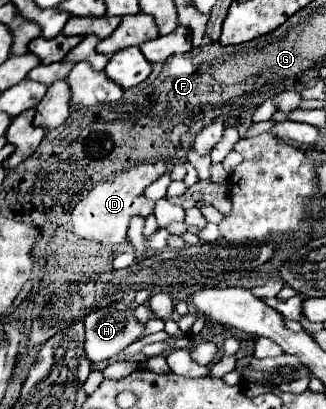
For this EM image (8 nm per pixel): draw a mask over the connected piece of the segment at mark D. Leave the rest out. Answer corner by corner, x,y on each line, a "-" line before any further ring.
144,163
138,167
132,167
120,175
116,175
110,181
104,181
96,185
86,199
82,199
74,211
72,211
72,225
74,225
74,235
90,241
98,241
102,245
120,245
126,241
128,225
132,217
142,217
146,219
148,215
154,213
154,201
144,197
144,189
154,183
158,177
166,173
166,163

